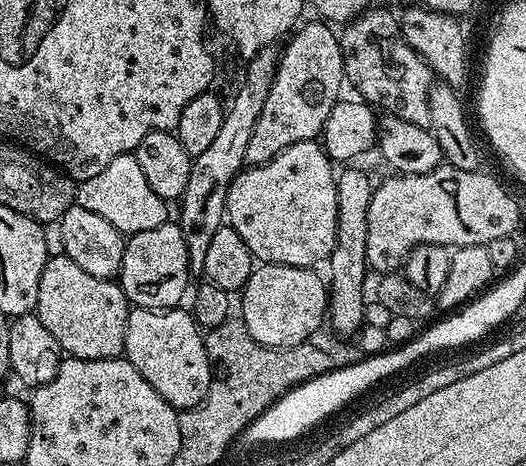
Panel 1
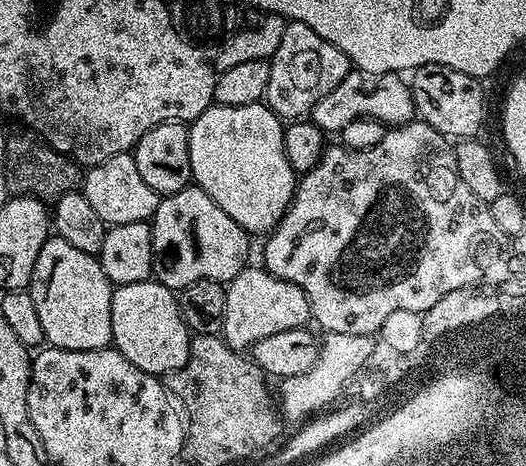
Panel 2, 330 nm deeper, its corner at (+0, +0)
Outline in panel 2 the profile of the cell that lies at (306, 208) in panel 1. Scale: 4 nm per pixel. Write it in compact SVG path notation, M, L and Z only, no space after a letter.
M264 102L246 106L213 103L200 117L191 121L188 129L190 170L195 187L210 194L210 198L214 198L214 202L218 202L218 206L222 206L222 210L226 210L226 214L230 214L230 218L234 218L234 222L238 222L238 226L242 226L249 234L271 232L292 205L298 173L290 166L290 158L286 158L284 129L280 117Z

